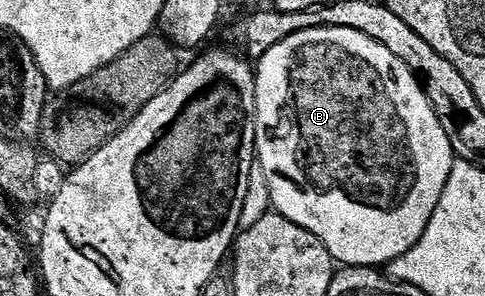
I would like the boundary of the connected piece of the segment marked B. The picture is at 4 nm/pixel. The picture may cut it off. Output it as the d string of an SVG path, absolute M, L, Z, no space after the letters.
M316 27L298 31L280 40L280 44L268 48L265 56L257 59L254 83L256 84L254 153L256 165L264 168L273 209L288 220L292 220L292 224L300 224L300 228L312 232L312 236L316 236L322 241L324 248L328 248L335 263L346 268L351 266L382 268L404 256L404 252L411 250L420 240L420 236L424 236L424 228L428 228L432 212L436 212L436 204L440 204L444 184L448 184L448 176L456 161L452 144L449 143L448 136L441 127L418 75L407 68L403 60L388 52L388 48L376 40L369 39L362 32L353 31L352 28Z

